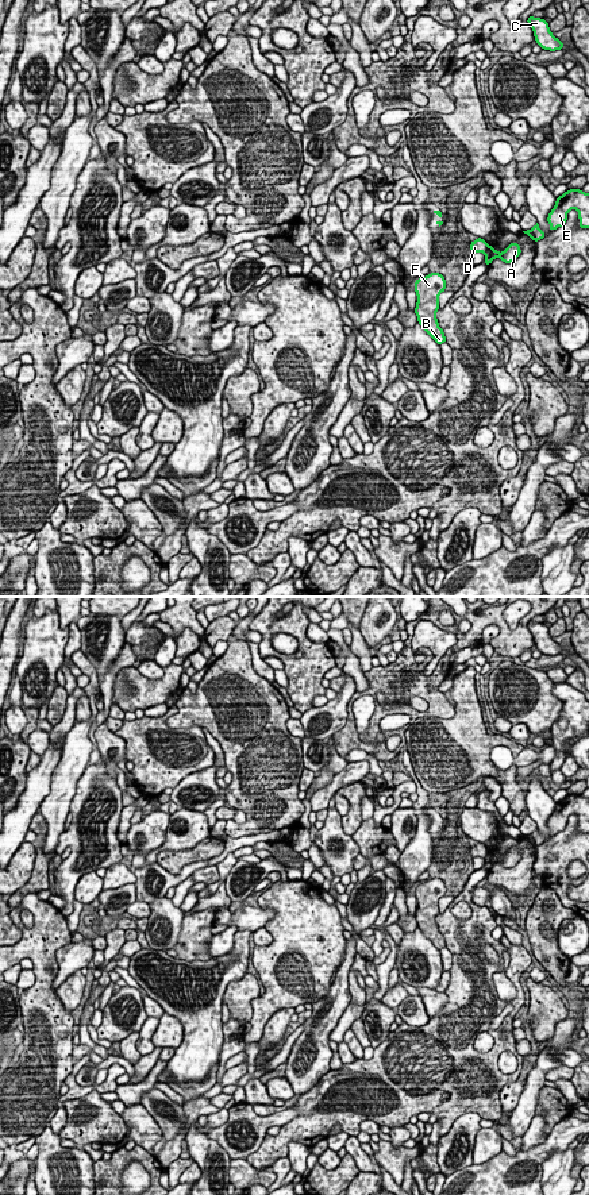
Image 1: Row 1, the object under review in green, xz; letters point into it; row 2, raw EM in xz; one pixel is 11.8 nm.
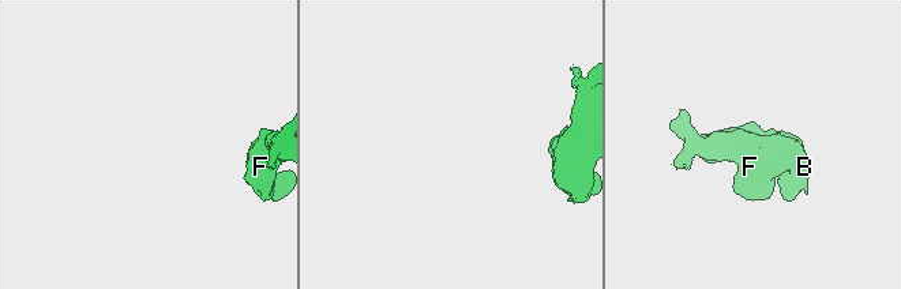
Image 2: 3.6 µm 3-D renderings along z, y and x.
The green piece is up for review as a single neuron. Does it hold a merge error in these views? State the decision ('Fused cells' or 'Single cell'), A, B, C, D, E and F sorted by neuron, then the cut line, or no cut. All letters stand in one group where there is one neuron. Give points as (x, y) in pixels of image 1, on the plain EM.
Fused cells. Groups: A C E / B D F. Split along xz (489, 851), (484, 858)

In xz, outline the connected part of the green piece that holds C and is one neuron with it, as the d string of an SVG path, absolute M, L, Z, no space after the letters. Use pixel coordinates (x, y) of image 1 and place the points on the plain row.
M528 621L527 628L534 636L536 648L543 655L555 656L563 654L563 647L553 640L548 628L544 624Z

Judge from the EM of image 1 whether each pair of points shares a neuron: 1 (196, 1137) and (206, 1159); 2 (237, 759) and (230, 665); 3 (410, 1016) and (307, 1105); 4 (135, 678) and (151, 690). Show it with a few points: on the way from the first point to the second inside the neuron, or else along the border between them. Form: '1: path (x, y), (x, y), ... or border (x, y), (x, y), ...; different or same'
1: path (199, 1143), (206, 1153); same
2: path (234, 736), (223, 705), (228, 687); same
3: border (430, 1018), (418, 1026), (410, 1026), (403, 1022); different
4: path (139, 682), (147, 690); same

